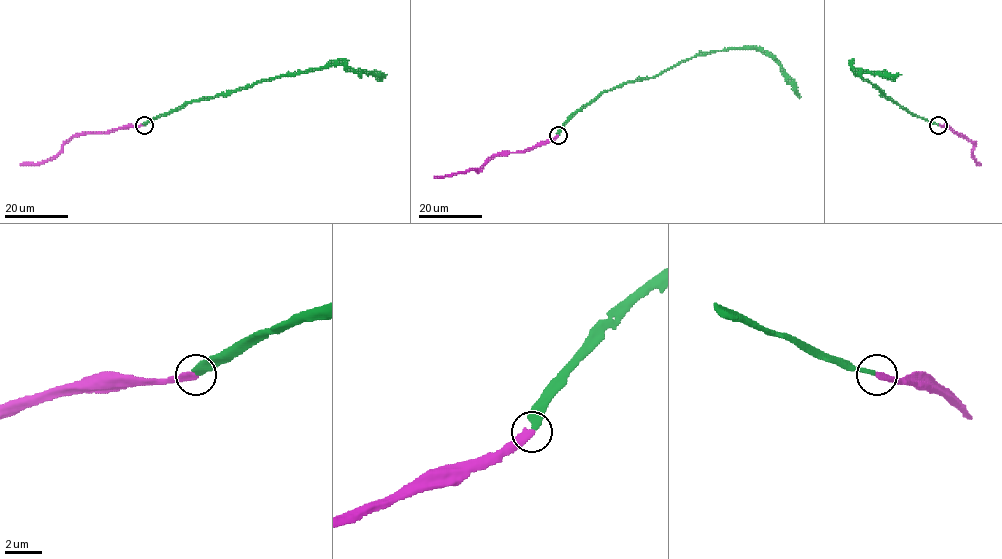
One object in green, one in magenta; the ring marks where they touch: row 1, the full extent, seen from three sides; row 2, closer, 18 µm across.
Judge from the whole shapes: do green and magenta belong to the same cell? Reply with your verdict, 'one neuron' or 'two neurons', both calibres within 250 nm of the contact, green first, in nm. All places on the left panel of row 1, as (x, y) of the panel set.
one neuron; calibres 320 and 380 nm

